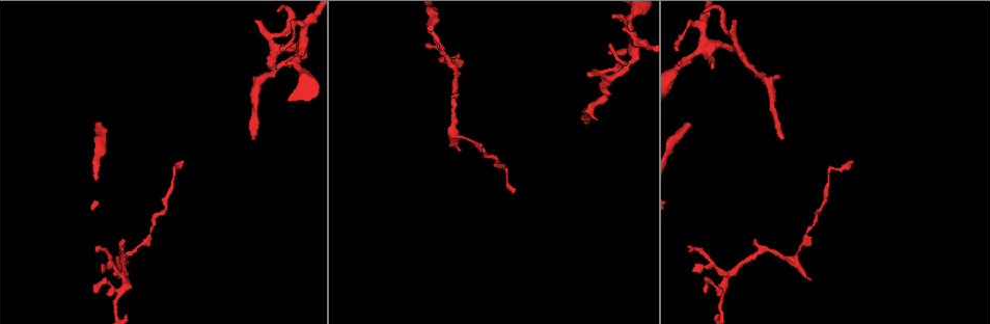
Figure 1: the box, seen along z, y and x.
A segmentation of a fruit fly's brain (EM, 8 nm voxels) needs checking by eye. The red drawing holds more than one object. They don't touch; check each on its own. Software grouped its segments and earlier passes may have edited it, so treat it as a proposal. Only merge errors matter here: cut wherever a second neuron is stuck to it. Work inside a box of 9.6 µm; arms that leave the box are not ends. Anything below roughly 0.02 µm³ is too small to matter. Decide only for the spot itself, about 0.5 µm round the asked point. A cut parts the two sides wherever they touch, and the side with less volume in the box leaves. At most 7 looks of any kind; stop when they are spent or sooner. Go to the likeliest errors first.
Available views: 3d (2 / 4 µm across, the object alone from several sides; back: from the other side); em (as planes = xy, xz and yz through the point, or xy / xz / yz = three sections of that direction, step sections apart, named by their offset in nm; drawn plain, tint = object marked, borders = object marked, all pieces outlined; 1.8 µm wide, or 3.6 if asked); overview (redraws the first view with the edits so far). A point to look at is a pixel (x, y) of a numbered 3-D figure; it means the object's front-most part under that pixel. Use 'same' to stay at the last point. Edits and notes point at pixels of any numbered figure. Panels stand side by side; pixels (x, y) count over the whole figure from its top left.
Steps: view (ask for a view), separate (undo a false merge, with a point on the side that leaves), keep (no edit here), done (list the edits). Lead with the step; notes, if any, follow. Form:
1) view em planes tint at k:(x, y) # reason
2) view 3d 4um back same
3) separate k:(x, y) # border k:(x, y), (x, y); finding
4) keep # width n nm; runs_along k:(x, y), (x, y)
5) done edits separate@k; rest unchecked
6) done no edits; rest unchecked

view 3d 2um at 1:(612, 76)

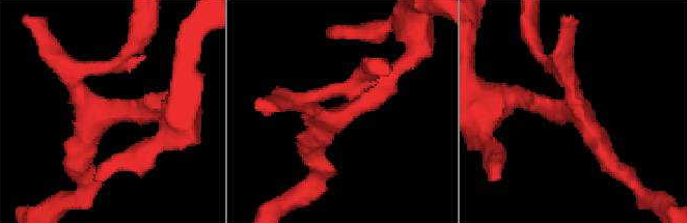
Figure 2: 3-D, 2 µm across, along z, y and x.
view em xy step 4 tint at 2:(580, 112) # shape alone is not enough

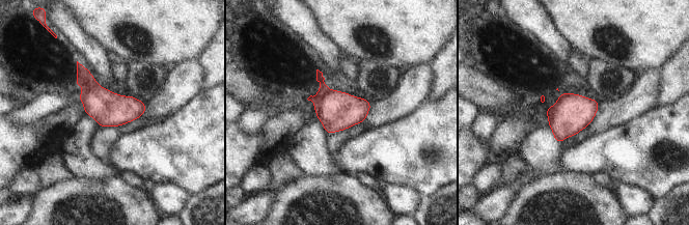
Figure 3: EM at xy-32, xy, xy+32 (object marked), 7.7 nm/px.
keep # width 260 nm; continuous, no second neuron

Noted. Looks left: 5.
view em 3.6um planes plain at 1:(730, 273)

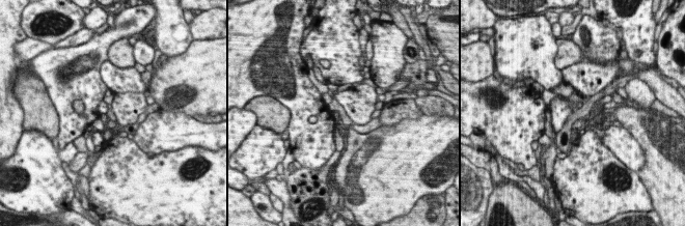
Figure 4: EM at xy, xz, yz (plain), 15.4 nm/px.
view em 3.6um planes tint same

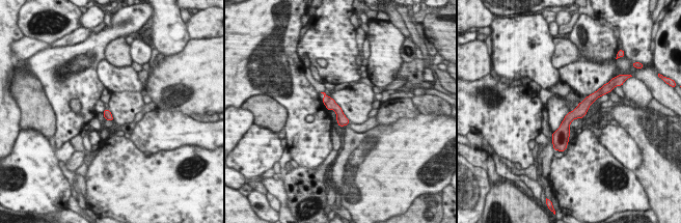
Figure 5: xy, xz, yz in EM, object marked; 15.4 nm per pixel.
keep # runs_along 5:(595, 95), (565, 123), (564, 142); continuous, no second neuron

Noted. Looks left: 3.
view em 3.6um xz step 16 tint at 1:(795, 259) # arms part here

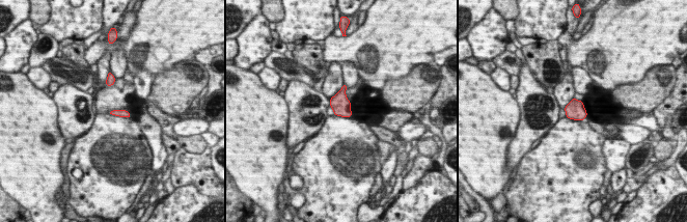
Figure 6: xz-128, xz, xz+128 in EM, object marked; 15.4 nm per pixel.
keep # continuous, no second neuron

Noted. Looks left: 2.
done no edits; rest unchecked

